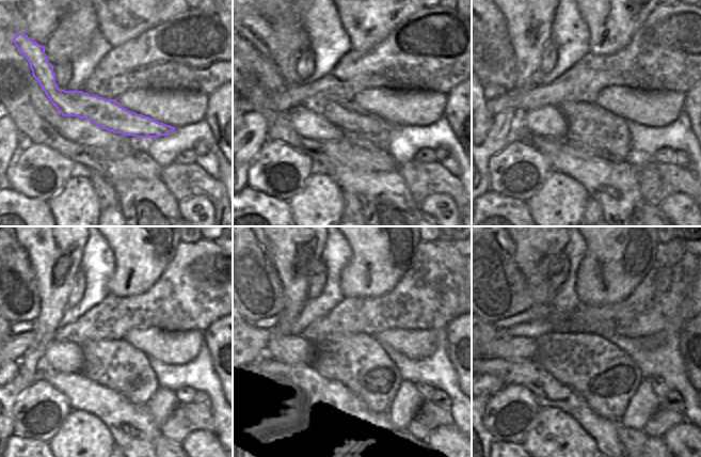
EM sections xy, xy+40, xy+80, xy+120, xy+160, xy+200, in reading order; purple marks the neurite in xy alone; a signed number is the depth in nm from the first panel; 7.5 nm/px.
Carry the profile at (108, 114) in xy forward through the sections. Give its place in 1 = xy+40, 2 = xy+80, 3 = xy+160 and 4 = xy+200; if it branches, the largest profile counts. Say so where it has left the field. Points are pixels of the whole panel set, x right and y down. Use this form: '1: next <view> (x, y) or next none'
1: next xy+40 (282, 41)
2: next xy+80 (529, 9)
3: next xy+160 (296, 248)
4: next xy+200 (535, 248)

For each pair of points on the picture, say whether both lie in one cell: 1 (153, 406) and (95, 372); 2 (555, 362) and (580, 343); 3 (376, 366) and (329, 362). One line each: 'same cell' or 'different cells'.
1: different cells
2: same cell
3: same cell

